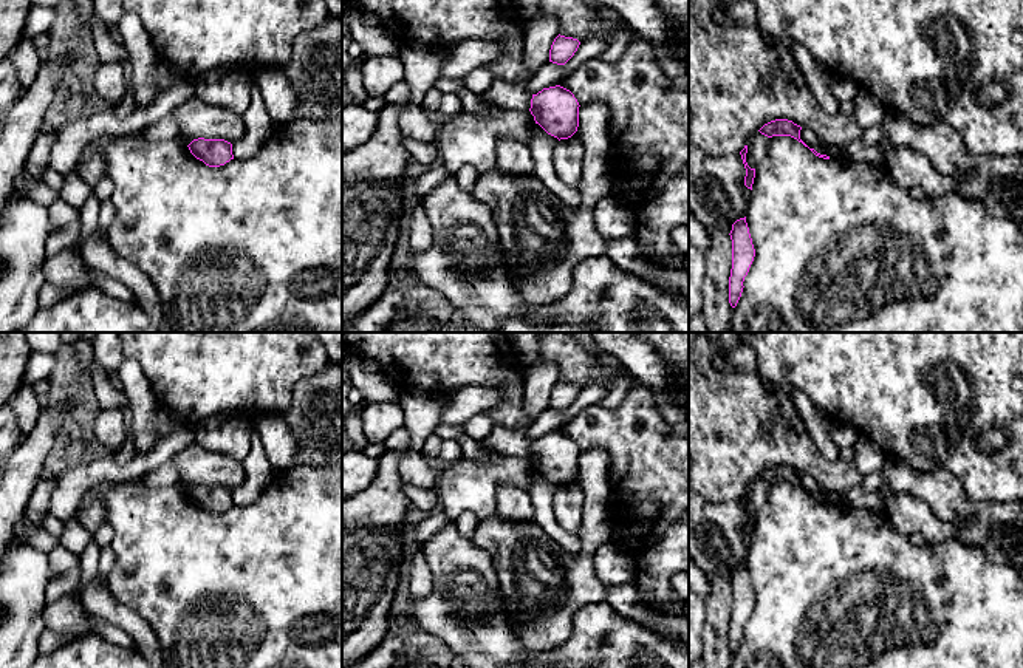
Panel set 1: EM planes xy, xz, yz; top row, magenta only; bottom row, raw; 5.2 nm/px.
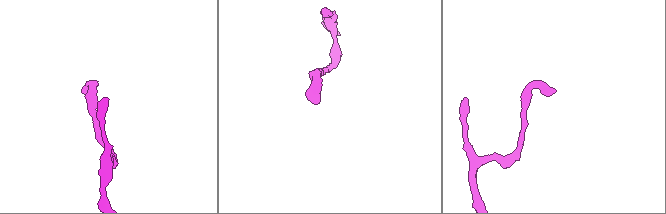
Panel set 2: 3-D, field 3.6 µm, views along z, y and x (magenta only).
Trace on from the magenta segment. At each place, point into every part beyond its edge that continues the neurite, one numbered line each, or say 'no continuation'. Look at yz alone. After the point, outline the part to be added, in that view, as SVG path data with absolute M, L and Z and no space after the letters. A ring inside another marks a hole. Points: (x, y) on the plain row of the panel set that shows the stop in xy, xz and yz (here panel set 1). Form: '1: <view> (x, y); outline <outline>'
no continuation

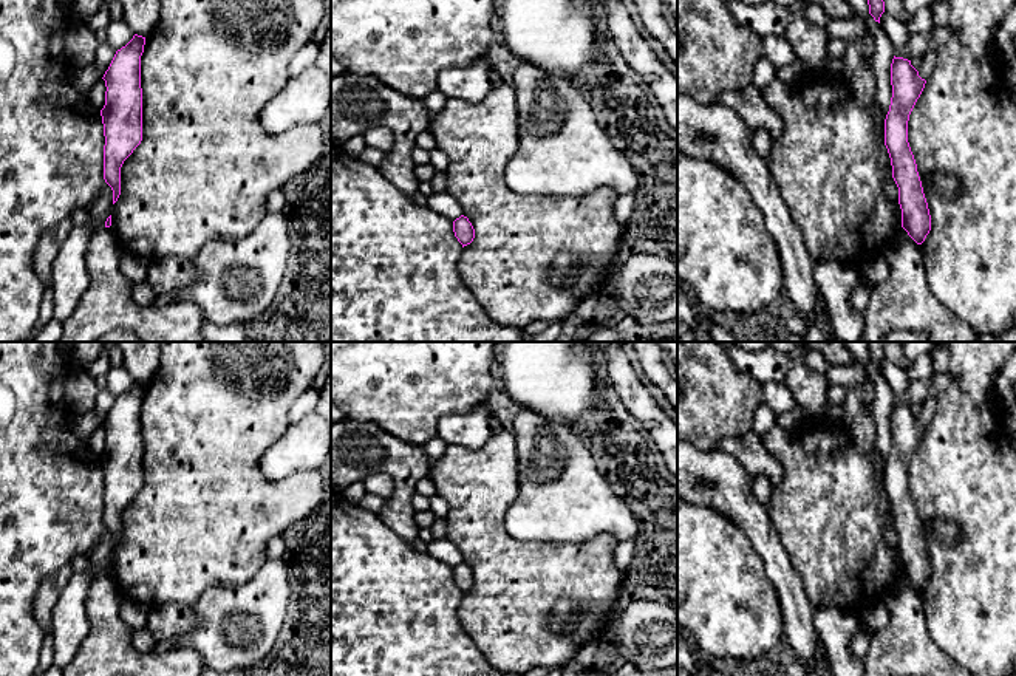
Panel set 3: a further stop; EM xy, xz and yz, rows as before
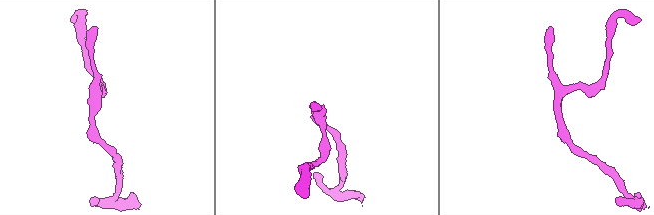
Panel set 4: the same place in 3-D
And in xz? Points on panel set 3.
no continuation

